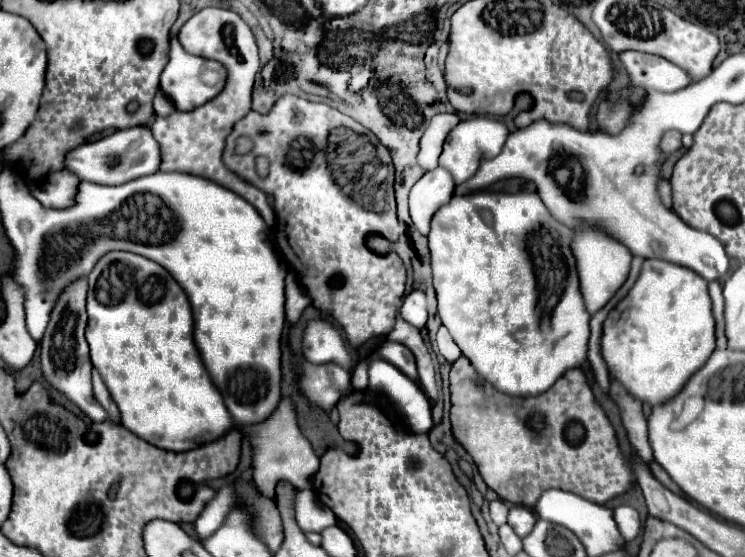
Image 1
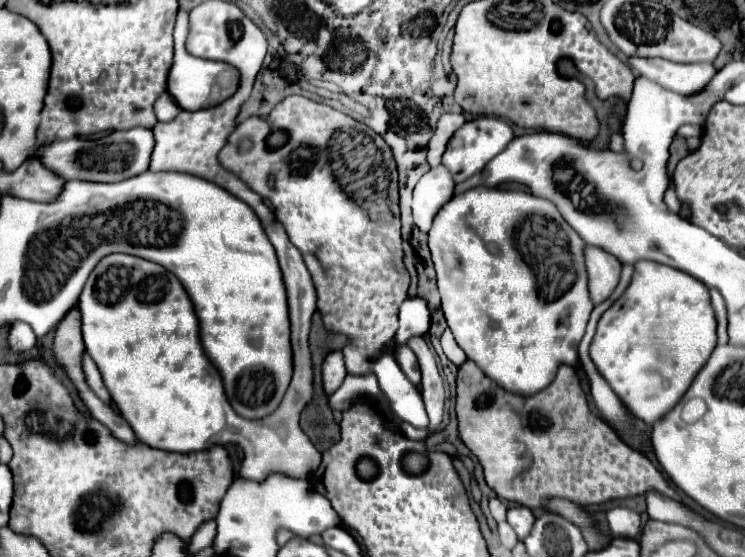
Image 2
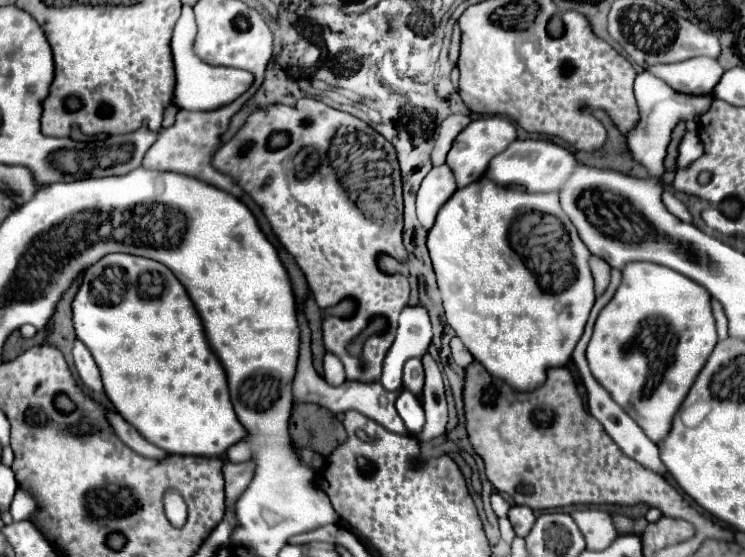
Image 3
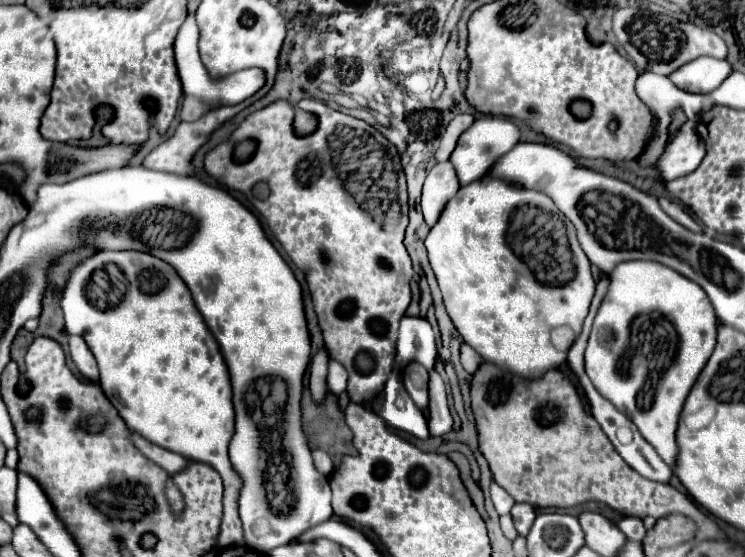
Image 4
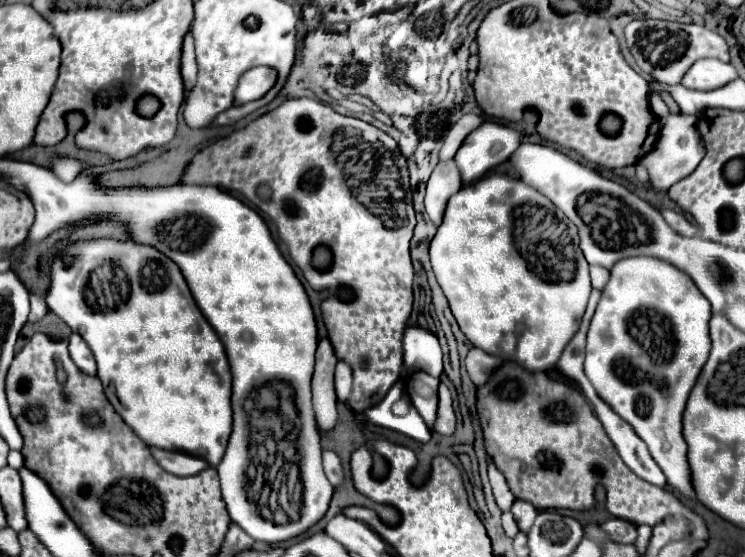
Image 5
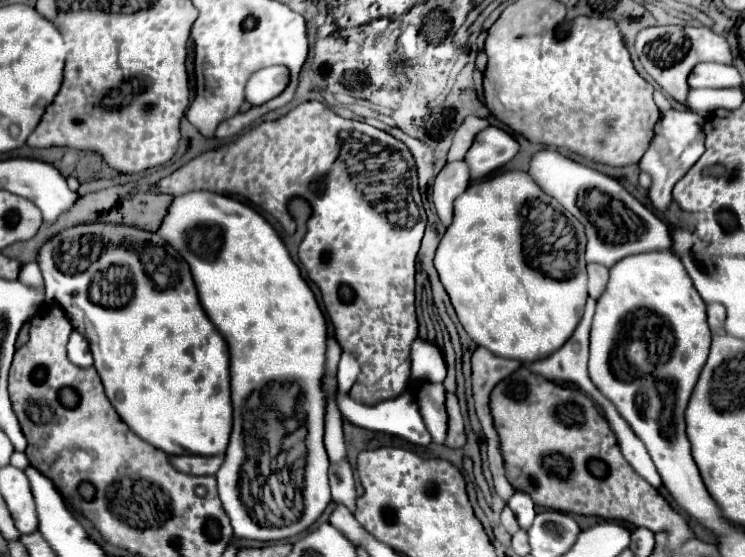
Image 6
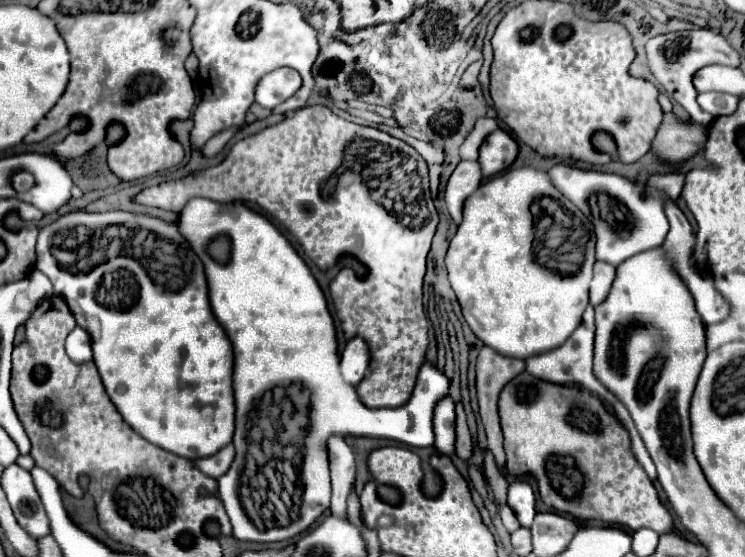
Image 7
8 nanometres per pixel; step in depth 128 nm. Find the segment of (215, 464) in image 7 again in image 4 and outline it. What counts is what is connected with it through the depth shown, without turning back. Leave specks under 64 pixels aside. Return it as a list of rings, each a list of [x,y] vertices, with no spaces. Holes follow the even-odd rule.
[[[130,432],[130,440],[132,440],[132,444],[148,458],[148,460],[152,460],[152,462],[156,462],[158,466],[162,466],[166,472],[178,472],[178,470],[182,470],[184,466],[186,466],[186,458],[184,456],[180,456],[180,454],[176,454],[176,452],[170,452],[170,450],[164,450],[164,448],[160,448],[160,446],[156,446],[156,444],[152,444],[152,442],[148,442],[146,438],[142,438],[140,434],[136,434],[136,432]]]

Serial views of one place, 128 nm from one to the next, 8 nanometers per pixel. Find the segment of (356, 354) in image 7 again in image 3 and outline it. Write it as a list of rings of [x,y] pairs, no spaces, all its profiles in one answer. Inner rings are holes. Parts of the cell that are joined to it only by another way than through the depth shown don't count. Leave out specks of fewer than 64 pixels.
[[[326,352],[326,356],[324,356],[324,380],[330,386],[340,386],[346,380],[344,366],[342,366],[340,358],[336,358],[332,352]]]

